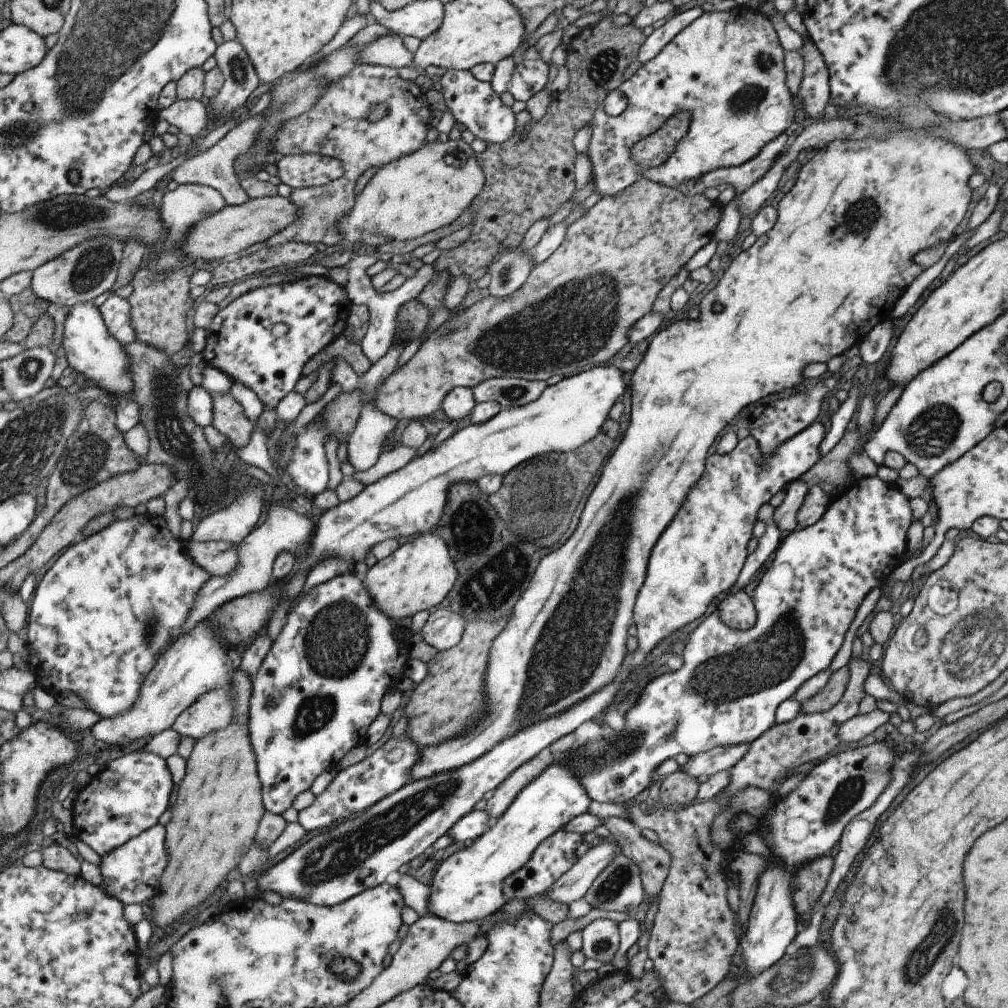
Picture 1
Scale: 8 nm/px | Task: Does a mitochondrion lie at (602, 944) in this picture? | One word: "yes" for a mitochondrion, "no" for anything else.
yes

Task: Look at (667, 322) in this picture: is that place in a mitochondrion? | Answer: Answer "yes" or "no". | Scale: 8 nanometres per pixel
no

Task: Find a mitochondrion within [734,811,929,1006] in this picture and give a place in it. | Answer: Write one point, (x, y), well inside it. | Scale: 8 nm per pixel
(793, 975)

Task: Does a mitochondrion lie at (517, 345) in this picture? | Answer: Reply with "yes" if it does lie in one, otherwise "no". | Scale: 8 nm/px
yes

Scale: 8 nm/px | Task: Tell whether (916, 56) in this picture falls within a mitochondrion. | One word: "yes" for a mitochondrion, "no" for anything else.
yes

